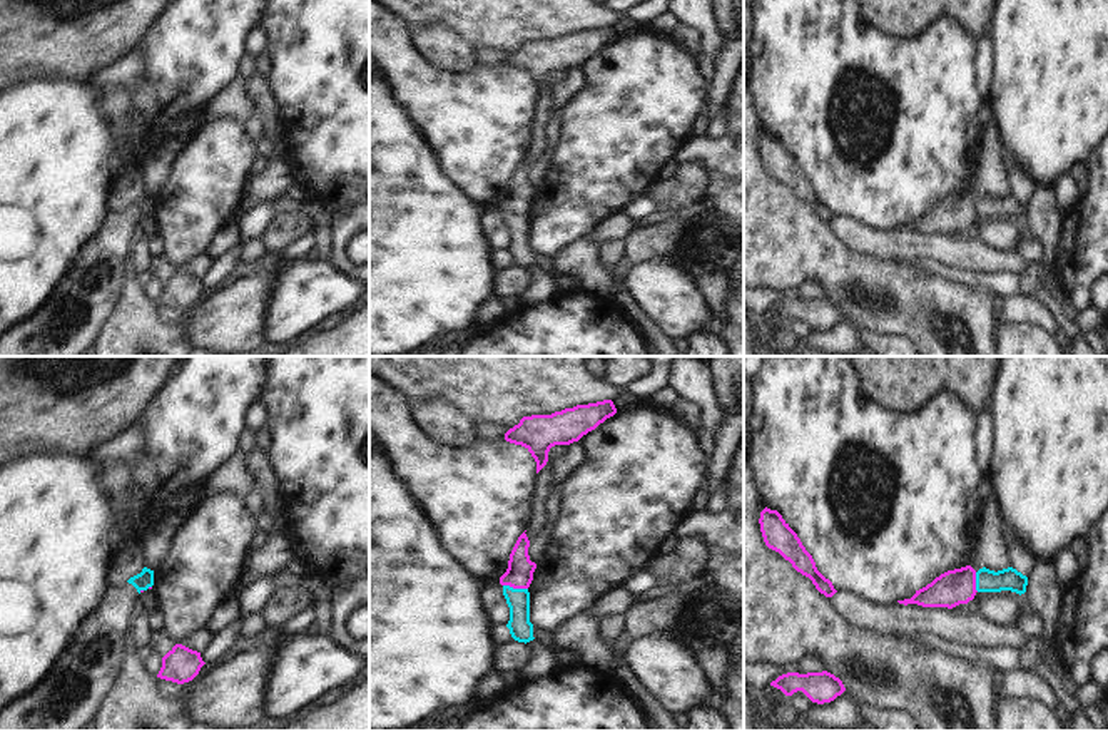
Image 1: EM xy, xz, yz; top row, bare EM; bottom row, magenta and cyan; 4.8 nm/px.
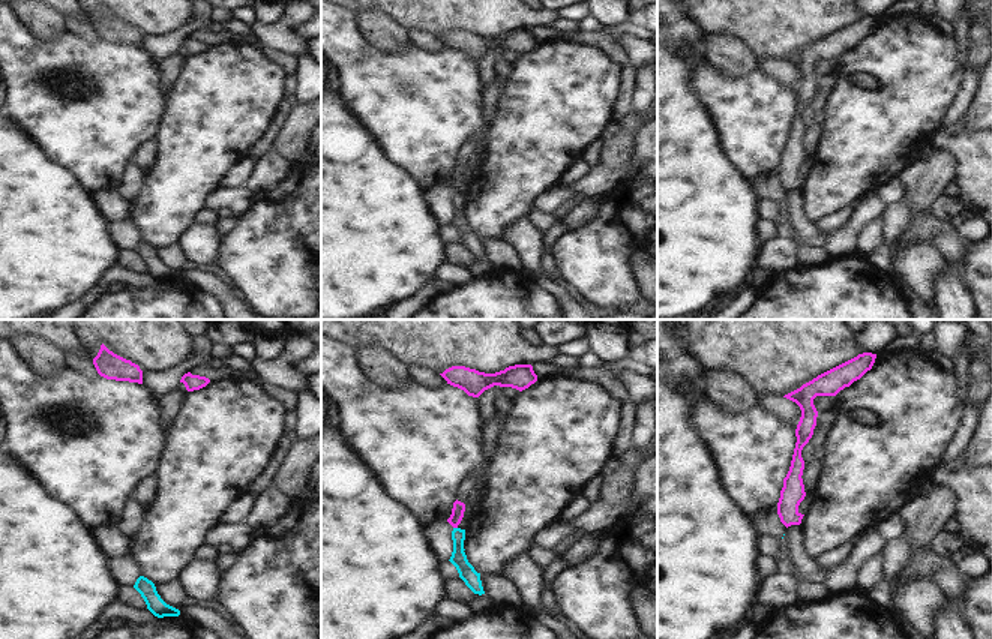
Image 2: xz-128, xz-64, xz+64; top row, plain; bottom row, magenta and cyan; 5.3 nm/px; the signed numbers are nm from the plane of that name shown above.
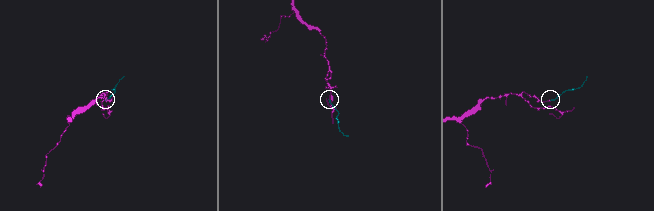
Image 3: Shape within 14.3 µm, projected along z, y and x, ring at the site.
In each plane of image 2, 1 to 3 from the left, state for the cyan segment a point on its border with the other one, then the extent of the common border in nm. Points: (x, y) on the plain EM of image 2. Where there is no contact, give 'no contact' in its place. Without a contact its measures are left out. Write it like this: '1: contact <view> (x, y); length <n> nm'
1: no contact
2: contact xz-64 (455, 191); length 30 nm
3: no contact

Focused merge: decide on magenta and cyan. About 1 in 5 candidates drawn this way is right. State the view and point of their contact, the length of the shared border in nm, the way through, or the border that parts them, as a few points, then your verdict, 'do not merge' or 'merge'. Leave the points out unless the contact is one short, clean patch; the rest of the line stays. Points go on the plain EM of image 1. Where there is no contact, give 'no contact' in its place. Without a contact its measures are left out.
xz (515, 213) | 120 nm | do not merge

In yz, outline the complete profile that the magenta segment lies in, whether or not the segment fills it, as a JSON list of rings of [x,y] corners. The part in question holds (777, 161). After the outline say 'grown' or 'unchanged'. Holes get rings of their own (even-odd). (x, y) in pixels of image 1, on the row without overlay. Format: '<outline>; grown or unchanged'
[[[765,132],[760,137],[759,149],[769,174],[779,177],[797,197],[809,202],[816,214],[826,222],[832,222],[837,217],[832,207],[817,196],[812,181],[777,135]]]; unchanged

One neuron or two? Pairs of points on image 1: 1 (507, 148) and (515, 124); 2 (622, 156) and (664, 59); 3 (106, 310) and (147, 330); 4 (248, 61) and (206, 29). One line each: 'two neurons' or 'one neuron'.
1: one neuron
2: one neuron
3: one neuron
4: two neurons

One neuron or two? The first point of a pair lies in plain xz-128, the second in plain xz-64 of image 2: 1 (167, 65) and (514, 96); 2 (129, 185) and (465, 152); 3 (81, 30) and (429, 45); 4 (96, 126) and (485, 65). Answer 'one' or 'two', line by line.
1: two
2: one
3: one
4: two

